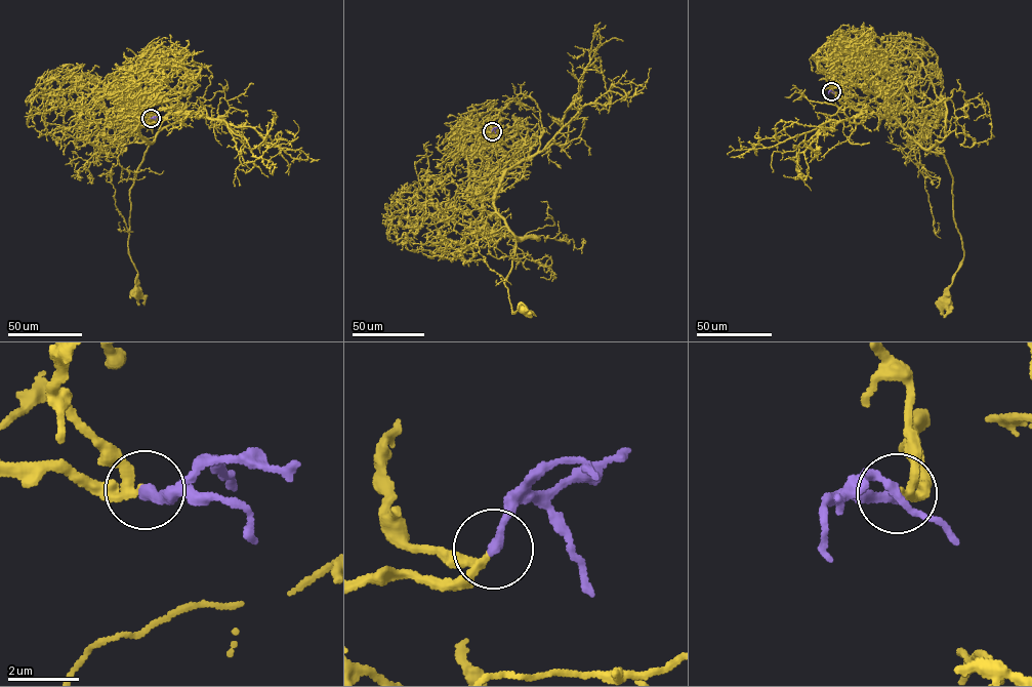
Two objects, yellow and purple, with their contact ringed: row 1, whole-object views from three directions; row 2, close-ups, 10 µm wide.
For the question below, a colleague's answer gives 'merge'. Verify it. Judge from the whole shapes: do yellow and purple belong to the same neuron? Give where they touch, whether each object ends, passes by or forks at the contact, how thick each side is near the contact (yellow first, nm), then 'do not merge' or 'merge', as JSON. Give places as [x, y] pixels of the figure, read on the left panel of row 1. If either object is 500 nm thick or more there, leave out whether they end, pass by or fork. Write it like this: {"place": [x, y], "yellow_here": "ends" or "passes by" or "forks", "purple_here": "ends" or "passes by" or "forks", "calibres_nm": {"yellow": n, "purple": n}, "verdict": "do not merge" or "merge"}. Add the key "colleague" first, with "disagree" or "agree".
{"colleague": "agree", "place": [151, 118], "yellow_here": "passes by", "purple_here": "ends", "calibres_nm": {"yellow": 190, "purple": 280}, "verdict": "merge"}

